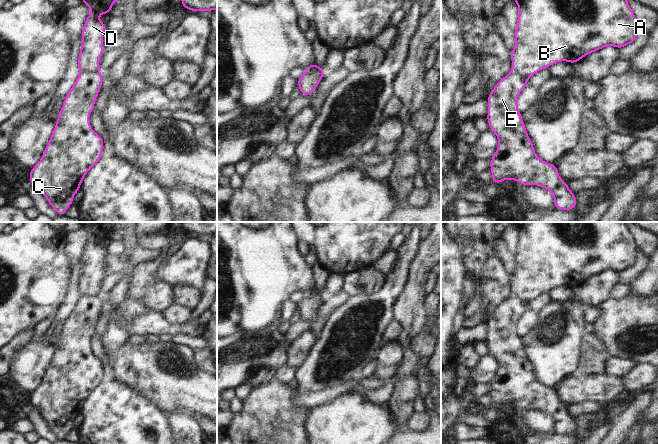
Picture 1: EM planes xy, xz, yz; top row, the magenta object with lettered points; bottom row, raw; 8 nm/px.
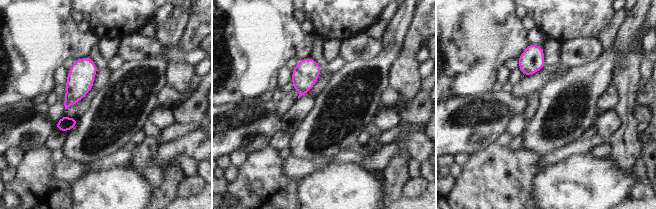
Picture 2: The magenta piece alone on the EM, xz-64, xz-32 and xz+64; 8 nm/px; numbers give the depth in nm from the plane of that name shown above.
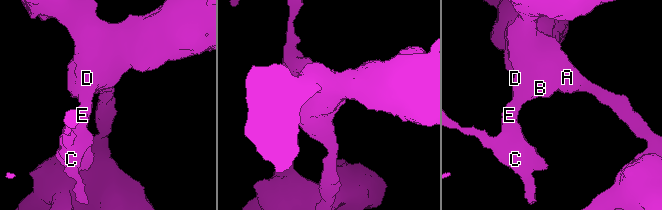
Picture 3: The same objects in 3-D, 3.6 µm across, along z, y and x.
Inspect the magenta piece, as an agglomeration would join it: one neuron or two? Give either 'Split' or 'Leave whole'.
Split.

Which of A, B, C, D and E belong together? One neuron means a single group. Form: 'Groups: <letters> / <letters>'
Groups: A B D / C E.

